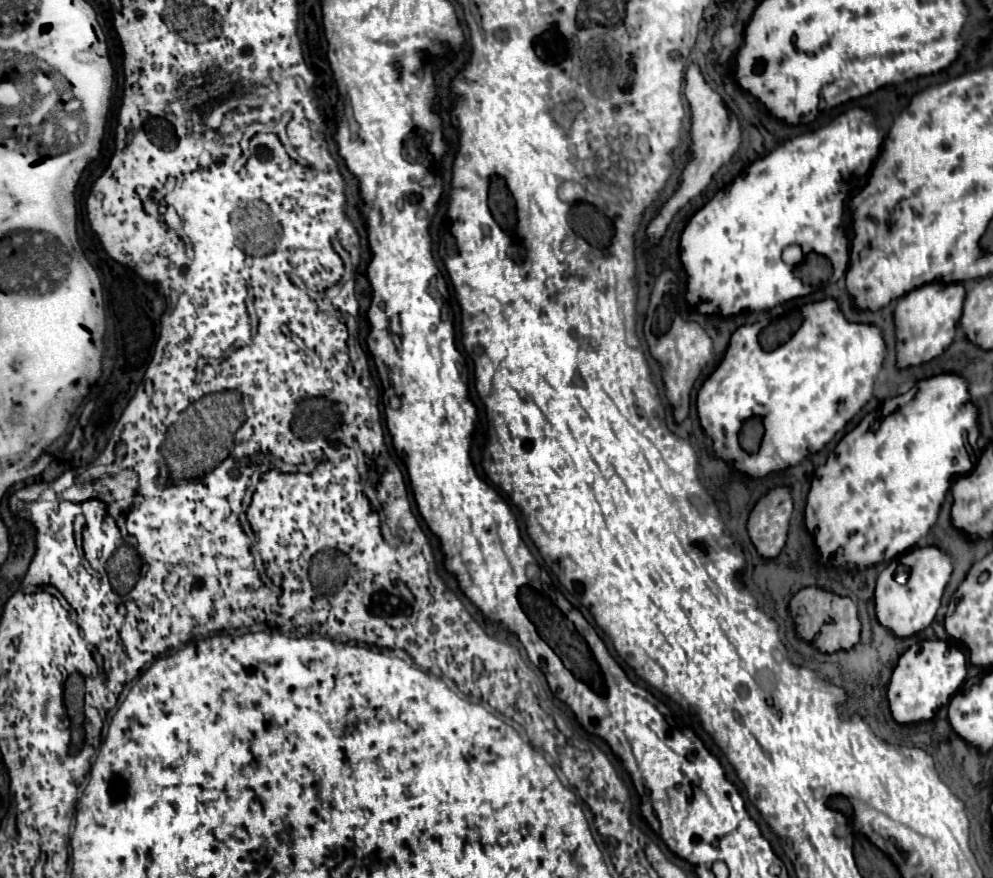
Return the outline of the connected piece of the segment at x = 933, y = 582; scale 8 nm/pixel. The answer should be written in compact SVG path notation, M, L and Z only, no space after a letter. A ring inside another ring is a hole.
M922 546L922 548L914 548L908 550L906 554L896 556L878 576L876 582L876 618L882 626L886 626L894 636L912 636L920 630L924 630L926 626L930 626L930 622L934 620L940 602L942 602L942 594L944 588L950 580L954 562L952 556L946 554L944 550L936 548L936 546ZM900 576L904 576L902 580L906 580L904 584L896 582L900 580Z

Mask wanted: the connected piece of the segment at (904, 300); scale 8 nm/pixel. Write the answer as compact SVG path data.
M924 284L910 290L898 298L894 318L896 318L896 338L898 338L898 366L918 366L942 354L944 348L954 340L956 326L964 304L964 284Z

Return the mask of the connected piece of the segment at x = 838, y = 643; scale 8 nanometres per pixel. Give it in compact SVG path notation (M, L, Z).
M808 586L798 590L790 600L790 614L796 620L798 636L814 642L822 652L836 652L836 650L848 650L860 640L860 620L858 620L858 608L852 598L838 596L832 592L826 592L818 586Z

